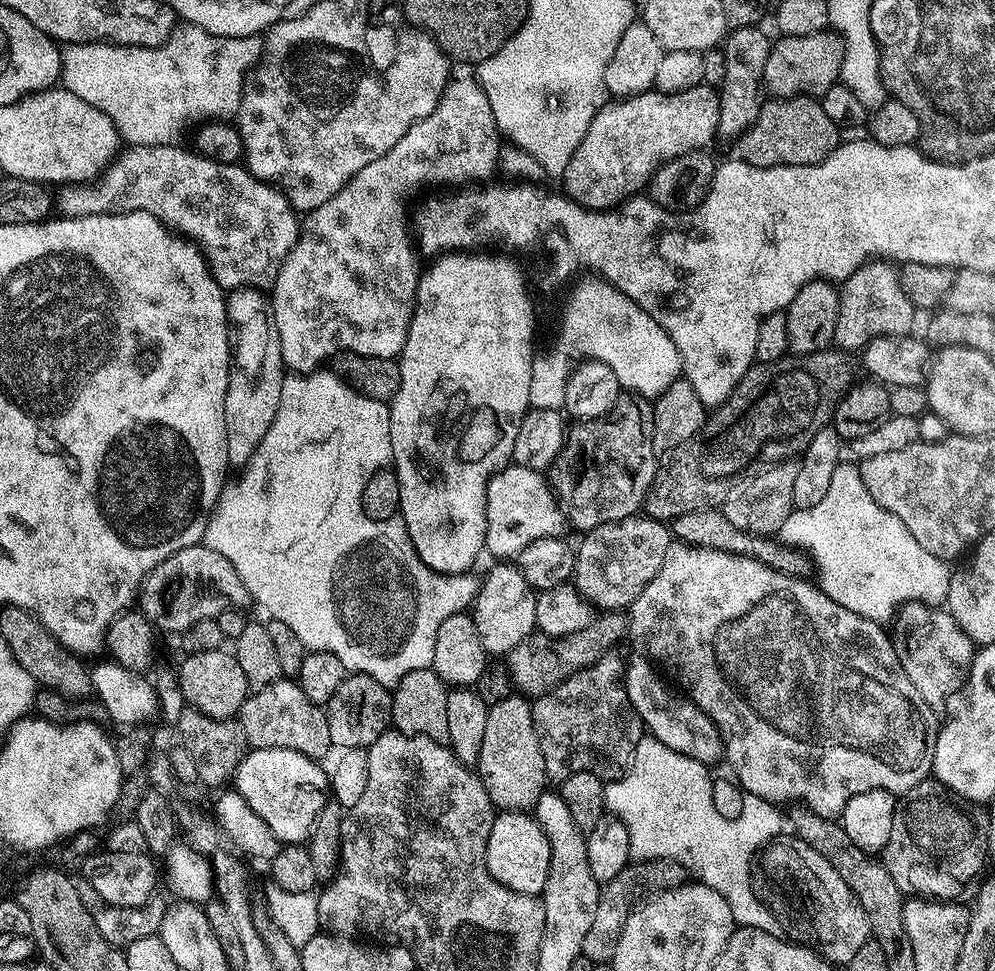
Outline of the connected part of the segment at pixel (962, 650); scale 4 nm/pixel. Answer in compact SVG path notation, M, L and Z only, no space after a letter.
M917 600L901 604L896 609L890 621L890 639L894 654L898 654L898 662L902 662L902 670L906 670L906 678L914 682L926 706L943 709L955 697L971 665L974 655L972 639L943 607Z

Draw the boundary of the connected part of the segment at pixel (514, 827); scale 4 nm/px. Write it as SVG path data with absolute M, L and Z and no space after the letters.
M501 811L491 821L486 846L486 866L495 880L518 894L540 896L543 893L548 876L552 873L552 854L548 836L535 815Z

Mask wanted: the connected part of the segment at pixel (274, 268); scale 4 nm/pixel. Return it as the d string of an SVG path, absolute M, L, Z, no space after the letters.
M175 143L159 144L158 146L142 146L141 148L132 146L124 151L110 164L104 175L99 179L98 183L93 186L64 186L58 192L58 208L60 208L65 217L70 216L102 216L111 214L113 212L134 212L143 210L149 212L151 216L156 216L164 224L174 229L177 233L183 234L187 239L200 245L205 259L208 262L208 268L212 271L212 276L218 282L218 286L225 290L235 290L237 288L249 288L255 290L268 290L275 284L278 278L278 272L282 266L284 259L288 257L296 241L300 238L300 229L302 227L301 217L298 215L295 208L293 208L290 201L284 197L272 185L260 180L248 171L247 167L241 166L239 163L234 164L219 164L217 160L211 160L205 156L201 156L195 150L187 152L184 148L176 148Z

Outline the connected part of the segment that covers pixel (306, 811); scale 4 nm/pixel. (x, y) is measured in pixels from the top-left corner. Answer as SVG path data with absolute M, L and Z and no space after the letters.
M252 748L236 768L234 788L277 840L284 844L304 844L312 834L314 818L325 811L328 779L324 777L324 769L309 756L294 750Z

